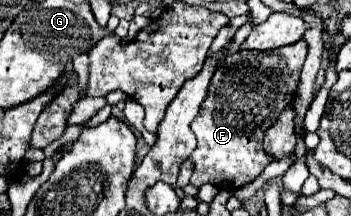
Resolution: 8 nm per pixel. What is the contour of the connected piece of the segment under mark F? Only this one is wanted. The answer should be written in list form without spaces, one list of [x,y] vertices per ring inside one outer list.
[[[299,39],[297,43],[279,47],[275,53],[237,51],[225,59],[213,75],[201,115],[193,121],[197,147],[191,155],[195,163],[191,185],[201,187],[211,183],[219,189],[239,189],[267,167],[267,155],[261,151],[263,133],[289,107],[305,57],[307,41]]]

